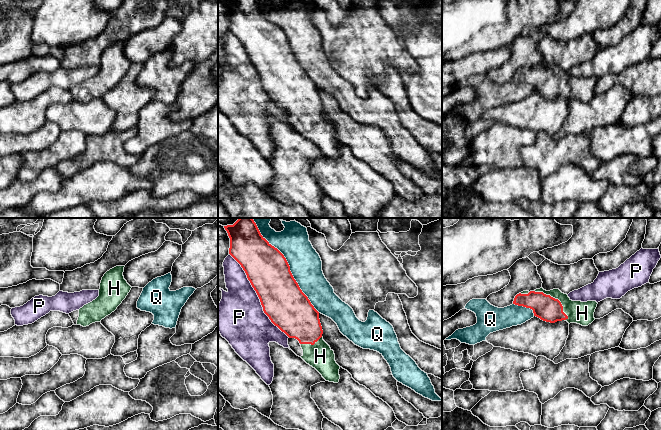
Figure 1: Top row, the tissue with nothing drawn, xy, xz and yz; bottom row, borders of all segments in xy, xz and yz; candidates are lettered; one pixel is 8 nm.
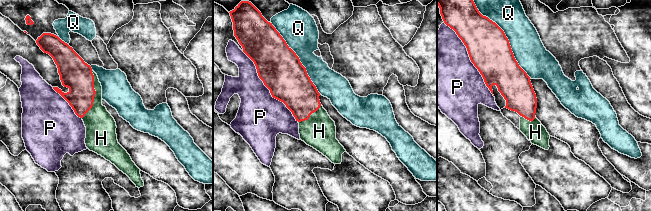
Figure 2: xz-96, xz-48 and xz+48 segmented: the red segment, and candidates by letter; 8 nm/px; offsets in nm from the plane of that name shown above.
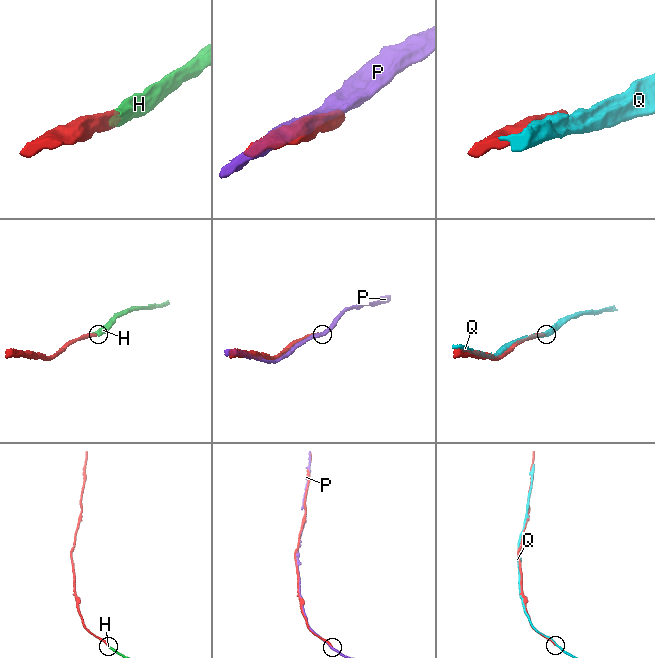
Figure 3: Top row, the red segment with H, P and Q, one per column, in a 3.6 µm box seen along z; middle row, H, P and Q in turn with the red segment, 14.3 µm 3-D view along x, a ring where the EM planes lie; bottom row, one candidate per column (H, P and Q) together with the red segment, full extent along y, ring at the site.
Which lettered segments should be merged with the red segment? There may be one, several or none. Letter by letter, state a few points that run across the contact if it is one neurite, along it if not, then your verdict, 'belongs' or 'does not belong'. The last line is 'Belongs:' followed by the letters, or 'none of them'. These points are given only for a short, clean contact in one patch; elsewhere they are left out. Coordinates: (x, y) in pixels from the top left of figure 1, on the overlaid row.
H: belongs
P: does not belong
Q: does not belong
Belongs: H

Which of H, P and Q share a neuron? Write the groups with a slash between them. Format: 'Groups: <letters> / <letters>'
Groups: H / P / Q

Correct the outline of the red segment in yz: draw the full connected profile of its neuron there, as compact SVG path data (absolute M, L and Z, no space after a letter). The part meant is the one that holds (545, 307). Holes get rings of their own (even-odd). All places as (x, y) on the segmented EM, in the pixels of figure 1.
M540 288L517 294L513 304L532 309L534 316L546 322L555 323L565 320L569 324L588 326L595 320L594 312L598 303L572 301L559 289L546 291Z

